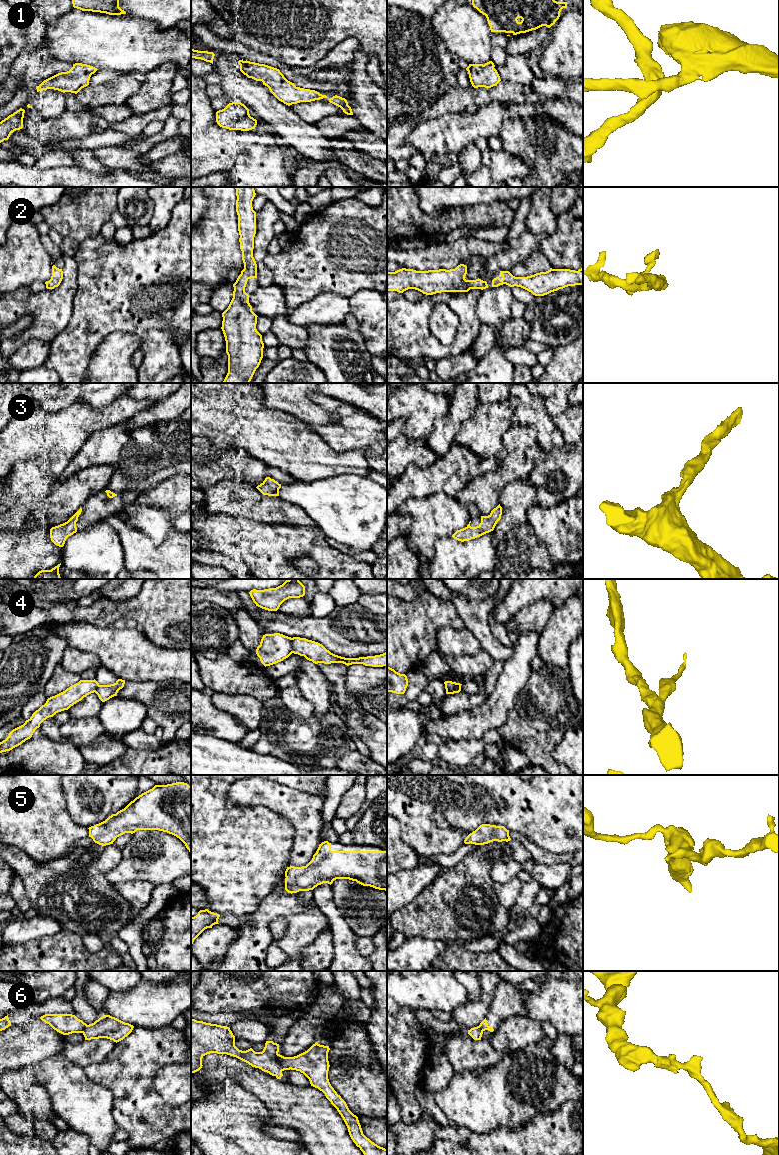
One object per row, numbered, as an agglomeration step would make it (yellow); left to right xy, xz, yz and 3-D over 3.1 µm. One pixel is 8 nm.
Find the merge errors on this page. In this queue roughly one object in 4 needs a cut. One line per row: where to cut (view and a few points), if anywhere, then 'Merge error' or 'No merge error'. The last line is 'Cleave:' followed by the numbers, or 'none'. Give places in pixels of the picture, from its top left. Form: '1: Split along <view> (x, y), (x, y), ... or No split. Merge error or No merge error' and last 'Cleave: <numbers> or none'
1: No split. No merge error
2: No split. No merge error
3: No split. No merge error
4: Split along xz (291, 638), (291, 650), (293, 652). Merge error
5: No split. No merge error
6: Split along xz (277, 1054), (277, 1060), (287, 1069). Merge error
Cleave: 4, 6

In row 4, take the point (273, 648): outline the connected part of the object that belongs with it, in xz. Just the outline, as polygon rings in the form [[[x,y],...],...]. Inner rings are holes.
[[[280,633],[263,635],[256,649],[256,654],[265,667],[283,661],[292,653],[292,638]]]

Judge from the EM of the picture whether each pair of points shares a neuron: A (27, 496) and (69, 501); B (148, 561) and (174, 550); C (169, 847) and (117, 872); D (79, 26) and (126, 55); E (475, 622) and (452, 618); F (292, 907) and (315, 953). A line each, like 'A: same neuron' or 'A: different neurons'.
A: same neuron
B: same neuron
C: same neuron
D: same neuron
E: different neurons
F: different neurons

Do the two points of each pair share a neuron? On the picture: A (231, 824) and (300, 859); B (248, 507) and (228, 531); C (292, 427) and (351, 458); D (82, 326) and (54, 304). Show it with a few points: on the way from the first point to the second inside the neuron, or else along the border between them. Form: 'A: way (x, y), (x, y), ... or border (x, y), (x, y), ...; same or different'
A: border (293, 830), (293, 843), (285, 868); different
B: border (218, 514), (241, 516), (245, 519), (264, 522); different
C: way (307, 442), (323, 458), (336, 458); same
D: border (74, 294), (69, 321), (56, 336); different

